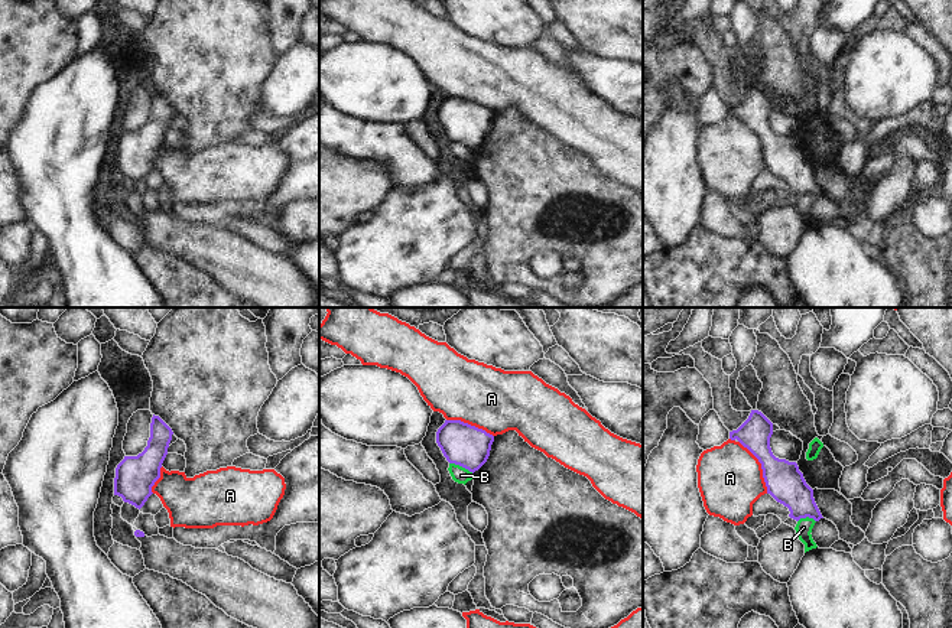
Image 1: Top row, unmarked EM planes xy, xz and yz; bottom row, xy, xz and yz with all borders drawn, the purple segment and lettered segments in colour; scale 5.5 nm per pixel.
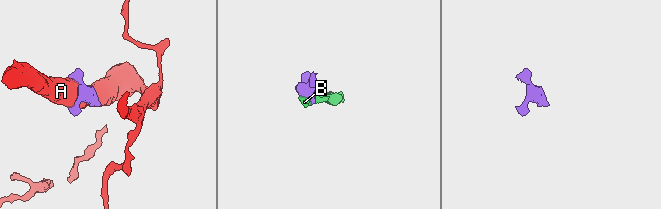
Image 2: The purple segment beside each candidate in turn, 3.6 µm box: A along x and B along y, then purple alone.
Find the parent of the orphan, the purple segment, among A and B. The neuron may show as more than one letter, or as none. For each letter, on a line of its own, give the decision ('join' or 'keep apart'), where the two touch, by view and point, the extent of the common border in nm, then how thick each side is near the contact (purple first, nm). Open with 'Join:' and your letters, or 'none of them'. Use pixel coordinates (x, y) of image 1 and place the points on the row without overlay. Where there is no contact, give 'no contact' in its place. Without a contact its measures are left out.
Join: none of them
A: keep apart | yz (762, 143) | 340 nm | 220/360 nm
B: keep apart | xz (461, 142) | 150 nm | 240/90 nm

